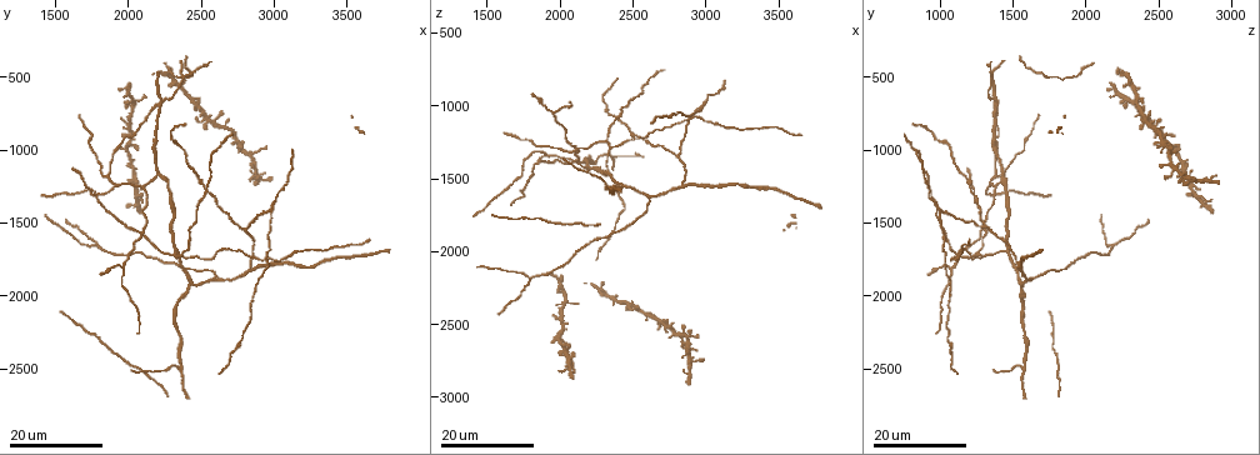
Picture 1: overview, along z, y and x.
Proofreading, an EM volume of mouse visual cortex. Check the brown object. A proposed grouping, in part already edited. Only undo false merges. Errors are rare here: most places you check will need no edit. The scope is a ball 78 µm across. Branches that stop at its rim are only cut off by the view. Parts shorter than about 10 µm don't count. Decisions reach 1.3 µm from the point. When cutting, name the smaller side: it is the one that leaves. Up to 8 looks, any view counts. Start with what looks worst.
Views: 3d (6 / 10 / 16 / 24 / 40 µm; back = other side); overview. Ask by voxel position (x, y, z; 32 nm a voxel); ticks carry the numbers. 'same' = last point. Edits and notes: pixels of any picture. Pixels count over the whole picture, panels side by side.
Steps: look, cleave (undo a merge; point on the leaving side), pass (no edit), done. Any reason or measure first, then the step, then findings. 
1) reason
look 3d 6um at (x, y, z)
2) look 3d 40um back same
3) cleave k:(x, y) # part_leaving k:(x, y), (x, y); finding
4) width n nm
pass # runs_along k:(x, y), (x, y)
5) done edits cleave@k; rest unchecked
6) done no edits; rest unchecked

branch point
look 3d 16um at (2820, 1800, 1540)

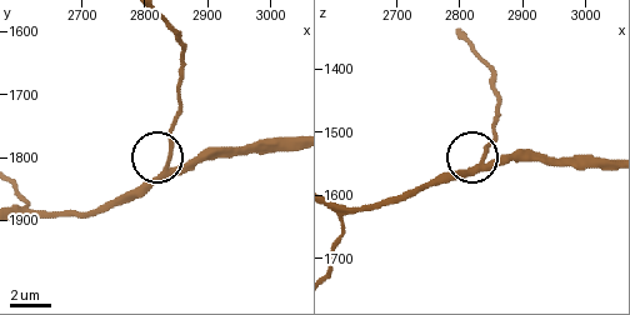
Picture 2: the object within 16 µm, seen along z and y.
zoom in
look 3d 6um at (2840, 1805, 1535)

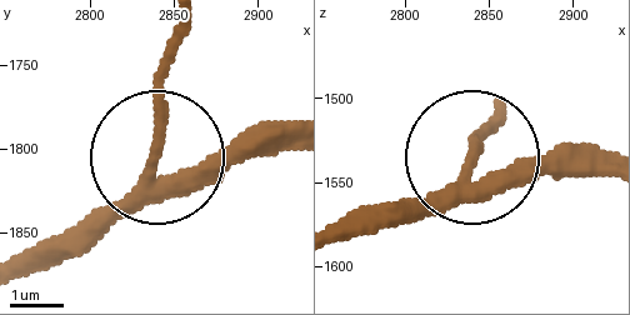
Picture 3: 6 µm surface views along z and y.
pass # runs_along 3:(29, 255), (83, 233), (150, 165), (285, 151); one neuron here

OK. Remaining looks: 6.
branch point
look 3d 16um at (2600, 1880, 1640)

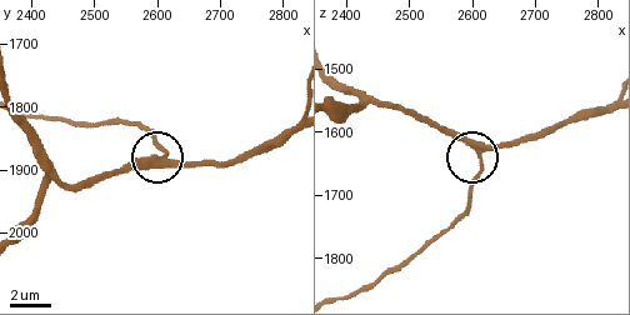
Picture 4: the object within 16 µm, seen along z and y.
zoom in
look 3d 10um at (2610, 1875, 1645)

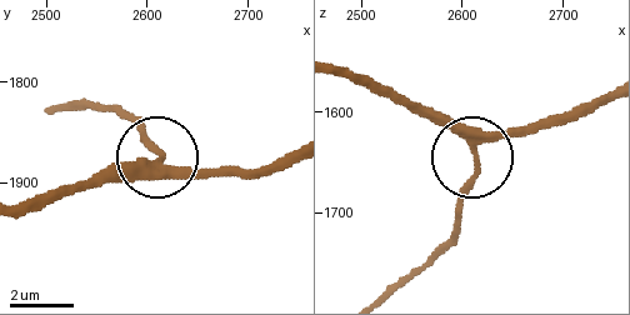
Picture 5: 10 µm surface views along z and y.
width 220 nm
pass # runs_along 5:(336, 74), (418, 103), (466, 146), (474, 170), (458, 240); continuous, no second neuron

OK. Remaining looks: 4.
arms part here
look 3d 24um at (2800, 1560, 1360)

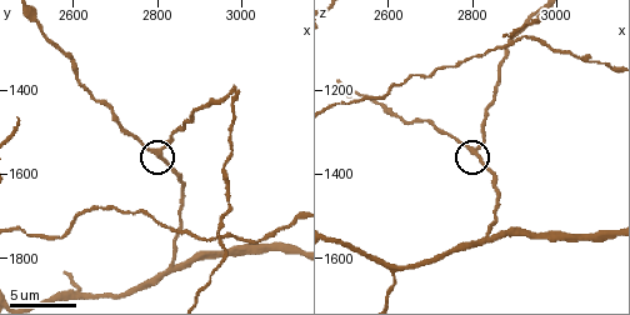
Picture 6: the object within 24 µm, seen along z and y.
look 3d 6um at (2805, 1540, 1345)

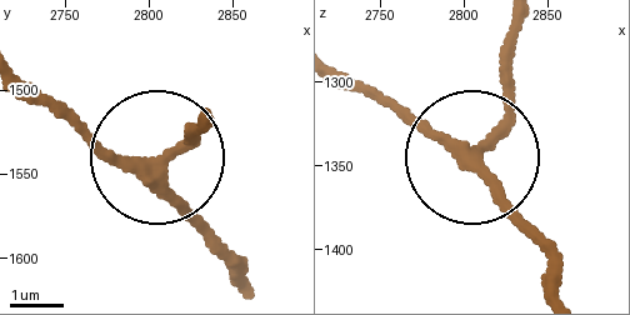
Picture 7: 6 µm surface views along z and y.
side_arm 40 um; arms 3
pass # all the same neuron

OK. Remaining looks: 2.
look 3d 16um at (2200, 700, 1380)

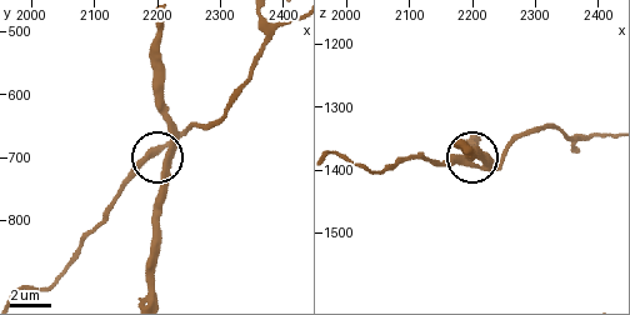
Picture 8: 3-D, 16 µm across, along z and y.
look 3d 10um at (2200, 685, 1390)

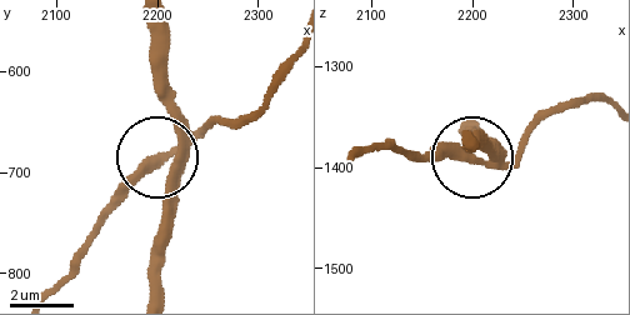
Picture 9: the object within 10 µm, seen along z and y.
width 340 nm
pass # runs_along 9:(153, 291), (153, 243), (169, 186), (161, 159), (96, 231); one neuron here

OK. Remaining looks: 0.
done no edits; rest unchecked

